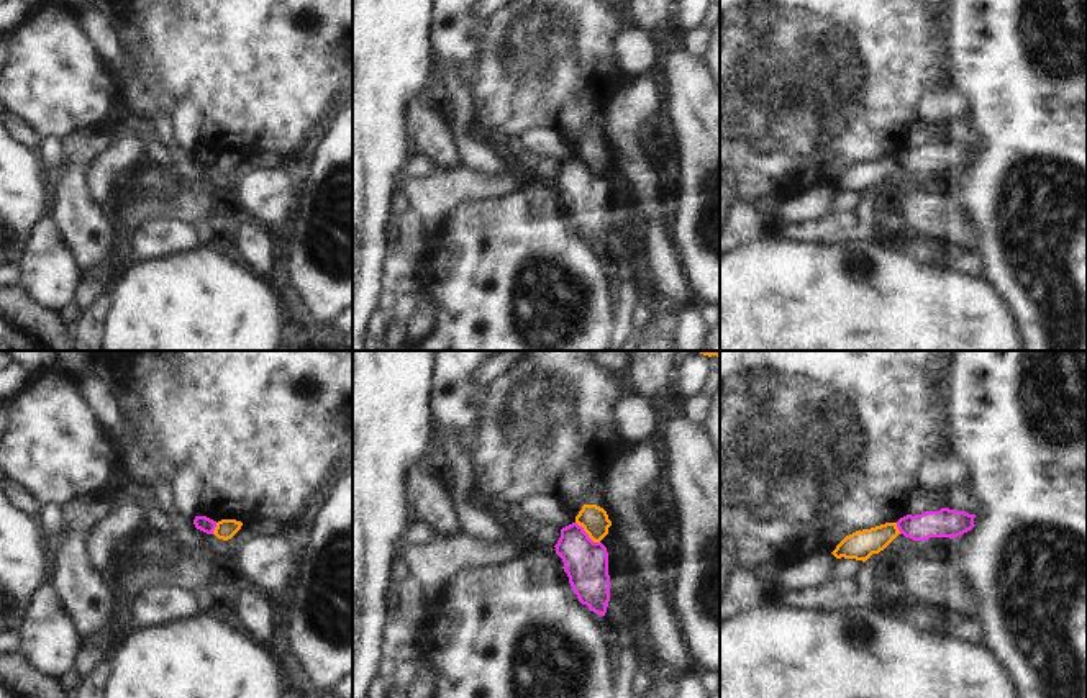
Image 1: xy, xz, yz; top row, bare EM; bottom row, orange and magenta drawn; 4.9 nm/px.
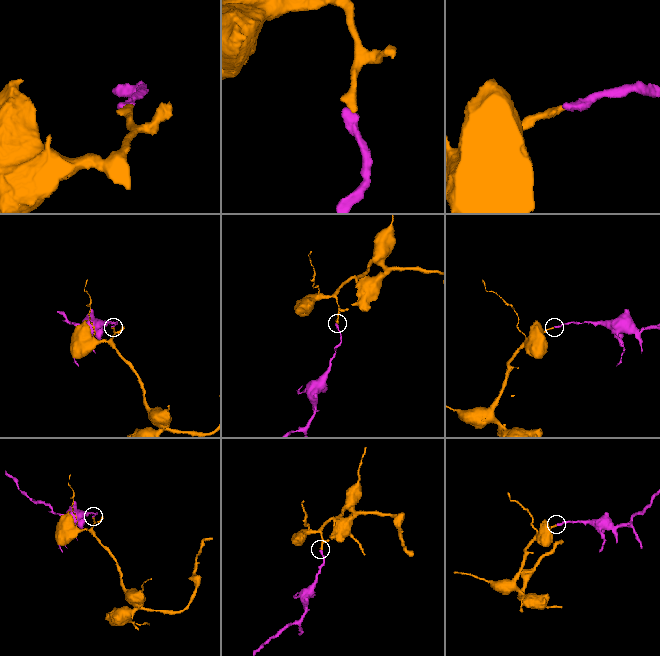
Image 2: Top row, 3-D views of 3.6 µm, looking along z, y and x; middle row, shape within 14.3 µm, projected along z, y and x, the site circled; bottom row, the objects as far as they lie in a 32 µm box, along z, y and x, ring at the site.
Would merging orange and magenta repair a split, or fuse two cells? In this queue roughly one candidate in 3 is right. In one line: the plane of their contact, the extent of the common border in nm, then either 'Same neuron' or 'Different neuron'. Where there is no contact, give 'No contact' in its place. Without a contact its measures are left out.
Touches orange in xz. Shared border 160 nm. Different neuron

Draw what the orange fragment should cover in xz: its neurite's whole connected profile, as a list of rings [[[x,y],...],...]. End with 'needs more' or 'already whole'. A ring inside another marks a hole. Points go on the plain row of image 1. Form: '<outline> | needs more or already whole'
[[[584,138],[575,156],[584,161],[594,175],[600,175],[612,159],[607,144],[597,138]]] | already whole

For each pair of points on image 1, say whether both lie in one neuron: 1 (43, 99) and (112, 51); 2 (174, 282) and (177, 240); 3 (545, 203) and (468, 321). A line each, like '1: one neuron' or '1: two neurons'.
1: two neurons
2: two neurons
3: one neuron

